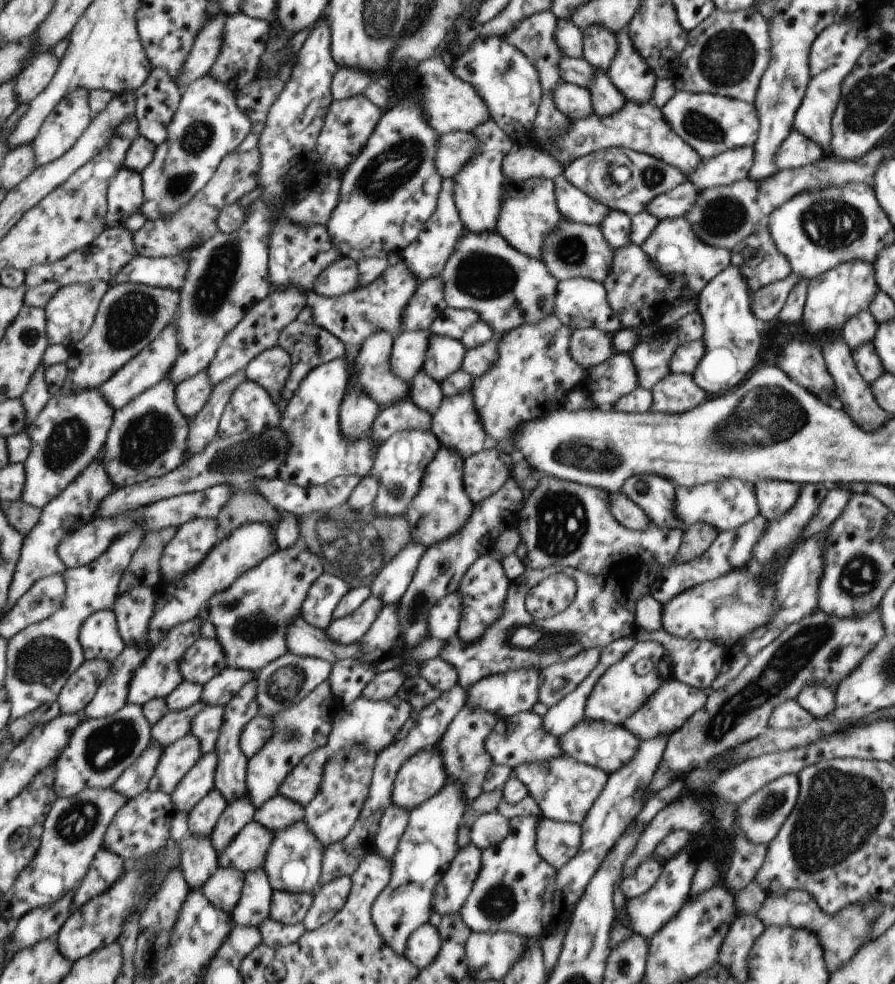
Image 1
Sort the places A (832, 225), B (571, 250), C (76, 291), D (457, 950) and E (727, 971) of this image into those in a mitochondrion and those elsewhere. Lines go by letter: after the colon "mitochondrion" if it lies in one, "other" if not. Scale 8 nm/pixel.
A: mitochondrion
B: mitochondrion
C: other
D: other
E: other

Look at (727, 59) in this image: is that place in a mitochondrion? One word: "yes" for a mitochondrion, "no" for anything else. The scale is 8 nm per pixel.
yes

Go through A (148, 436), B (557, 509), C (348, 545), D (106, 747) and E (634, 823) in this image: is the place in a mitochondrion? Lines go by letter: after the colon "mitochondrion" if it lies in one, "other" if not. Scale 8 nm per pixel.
A: mitochondrion
B: mitochondrion
C: mitochondrion
D: mitochondrion
E: other

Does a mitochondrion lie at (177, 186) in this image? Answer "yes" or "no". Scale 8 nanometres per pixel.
yes

